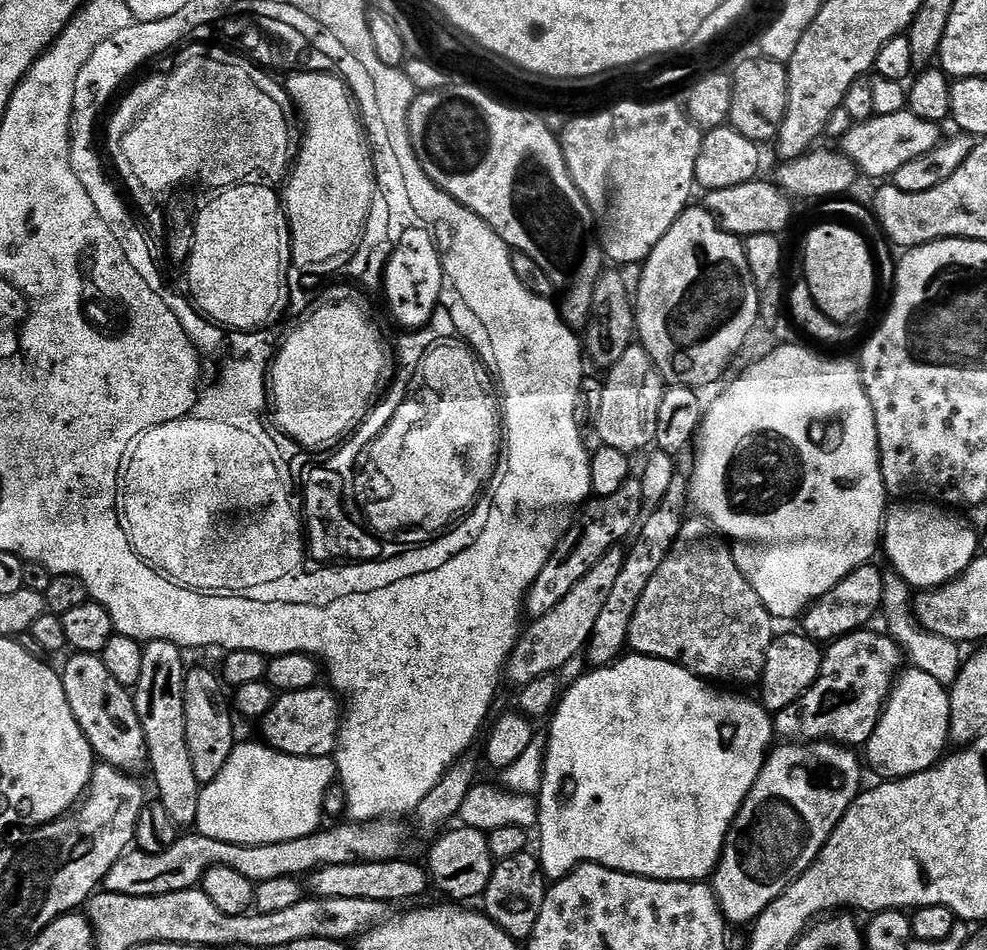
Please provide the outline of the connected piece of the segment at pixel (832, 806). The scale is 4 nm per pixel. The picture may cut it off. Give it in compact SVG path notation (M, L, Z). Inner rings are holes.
M818 740L815 742L780 742L765 756L762 770L758 774L750 794L742 802L739 814L734 818L732 828L728 831L728 836L724 840L724 849L720 855L720 861L716 864L716 871L710 877L712 893L716 896L716 901L720 903L720 912L729 925L745 924L745 926L748 926L755 922L766 910L766 906L770 906L770 902L774 902L774 898L782 895L818 858L818 854L824 849L824 844L830 838L830 834L840 825L840 820L846 814L846 810L856 801L857 796L862 791L862 785L860 785L860 764L862 768L862 760L861 757L859 760L852 752L855 751L851 747L841 746L831 740Z

